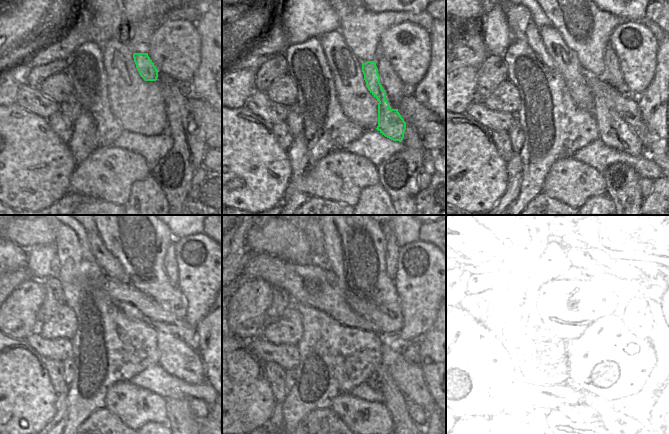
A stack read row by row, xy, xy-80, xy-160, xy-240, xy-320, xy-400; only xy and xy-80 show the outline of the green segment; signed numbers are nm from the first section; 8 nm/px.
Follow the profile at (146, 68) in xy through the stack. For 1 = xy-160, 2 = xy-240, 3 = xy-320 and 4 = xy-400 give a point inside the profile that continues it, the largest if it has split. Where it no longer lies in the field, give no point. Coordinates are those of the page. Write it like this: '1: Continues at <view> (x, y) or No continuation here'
1: Continues at xy-160 (609, 111)
2: Continues at xy-240 (179, 360)
3: Continues at xy-320 (408, 377)
4: Continues at xy-400 (639, 393).

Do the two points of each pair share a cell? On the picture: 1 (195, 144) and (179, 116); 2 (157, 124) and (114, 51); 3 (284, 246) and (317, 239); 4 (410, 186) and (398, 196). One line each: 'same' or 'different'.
1: same
2: same
3: different
4: same

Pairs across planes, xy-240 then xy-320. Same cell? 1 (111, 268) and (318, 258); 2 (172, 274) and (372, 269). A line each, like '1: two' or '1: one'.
1: one
2: two

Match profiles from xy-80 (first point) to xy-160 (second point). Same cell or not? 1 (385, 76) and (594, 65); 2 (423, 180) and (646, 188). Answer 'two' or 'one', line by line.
1: two
2: one

